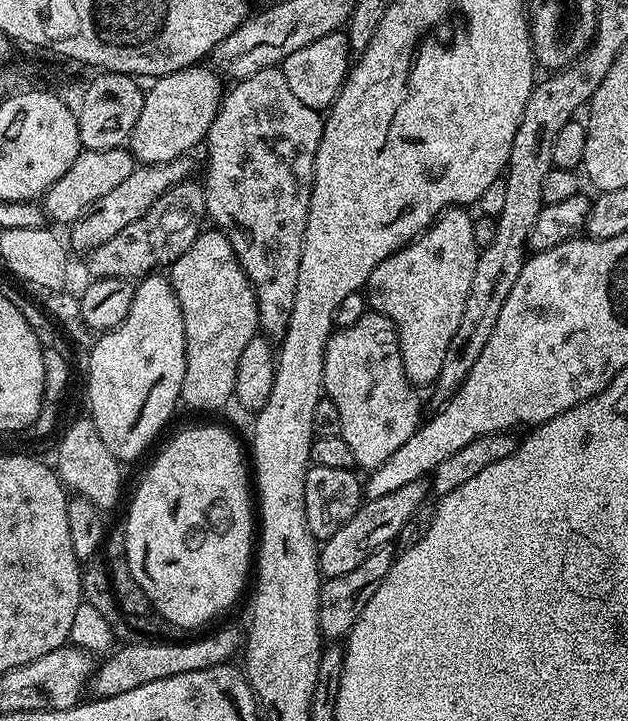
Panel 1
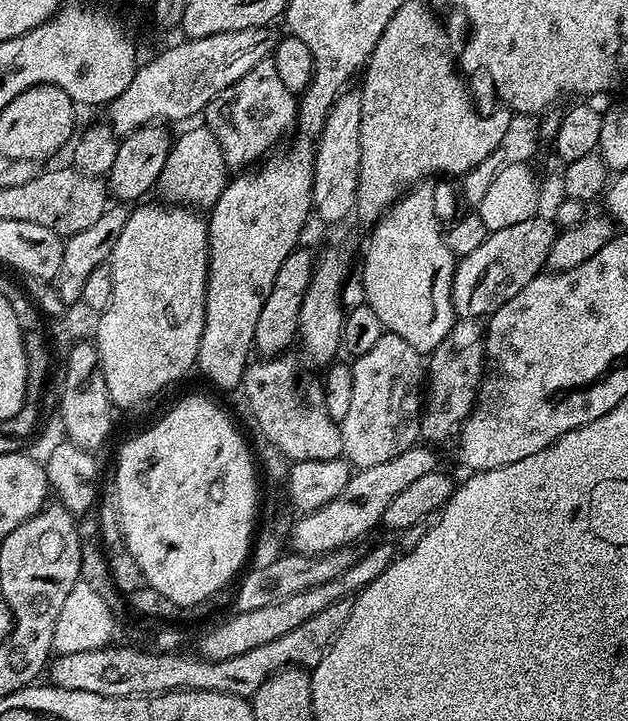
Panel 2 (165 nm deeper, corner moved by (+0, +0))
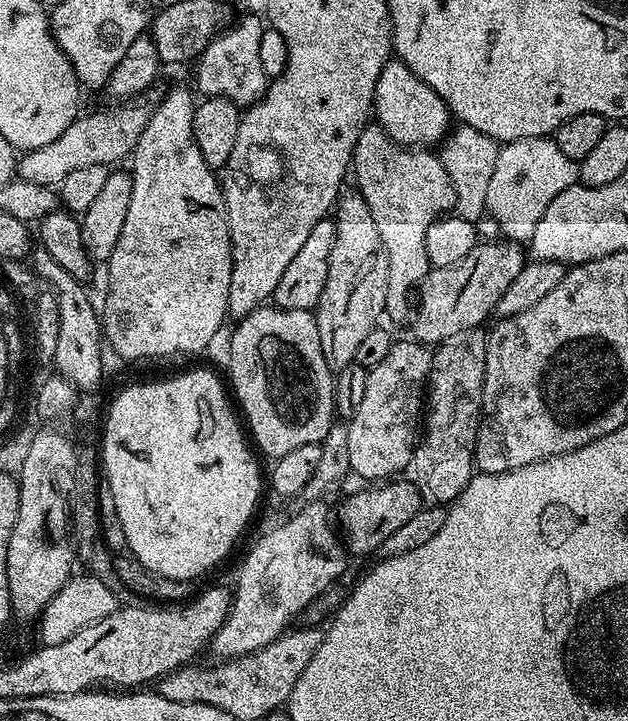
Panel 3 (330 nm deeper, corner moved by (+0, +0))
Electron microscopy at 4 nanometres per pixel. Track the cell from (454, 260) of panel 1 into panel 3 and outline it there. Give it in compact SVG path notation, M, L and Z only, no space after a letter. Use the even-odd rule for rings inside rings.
M365 126L362 130L362 134L358 138L358 142L352 151L352 167L350 172L353 177L356 175L357 185L355 184L355 187L358 189L360 197L366 202L366 206L370 206L370 210L374 214L374 222L378 226L378 234L382 234L382 246L388 255L388 289L386 290L387 315L389 317L392 315L394 319L400 320L404 315L407 317L410 312L410 304L408 308L408 288L415 289L430 270L430 265L426 258L426 230L434 221L440 219L441 216L445 215L445 213L453 207L455 190L452 188L450 174L446 172L446 166L443 165L443 162L435 151L429 150L424 146L405 146L399 144L397 140L391 140L389 136L384 133L384 129L379 126Z

